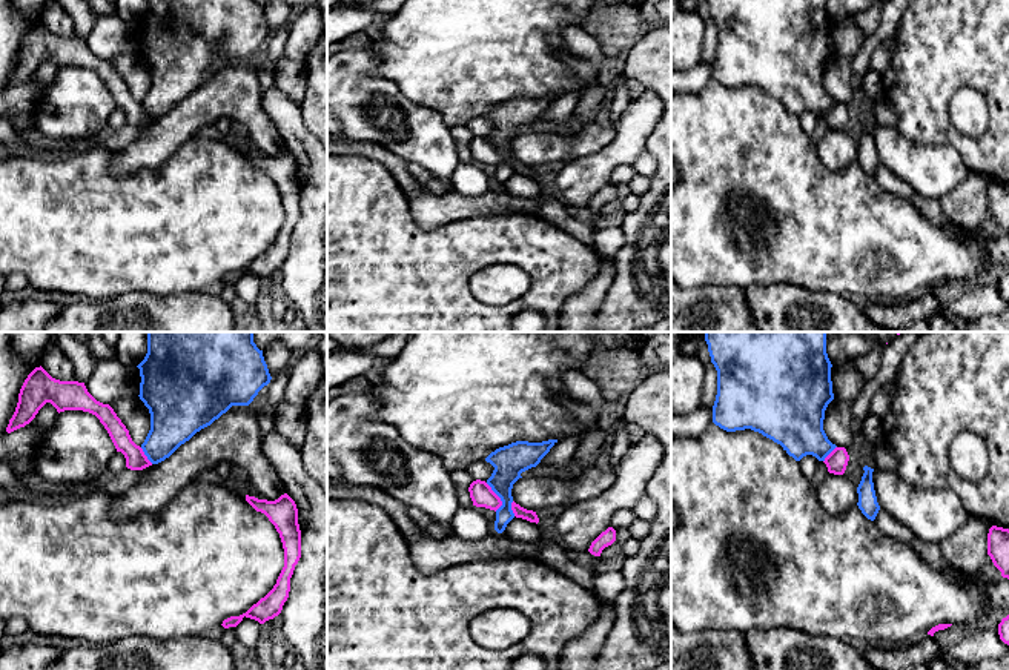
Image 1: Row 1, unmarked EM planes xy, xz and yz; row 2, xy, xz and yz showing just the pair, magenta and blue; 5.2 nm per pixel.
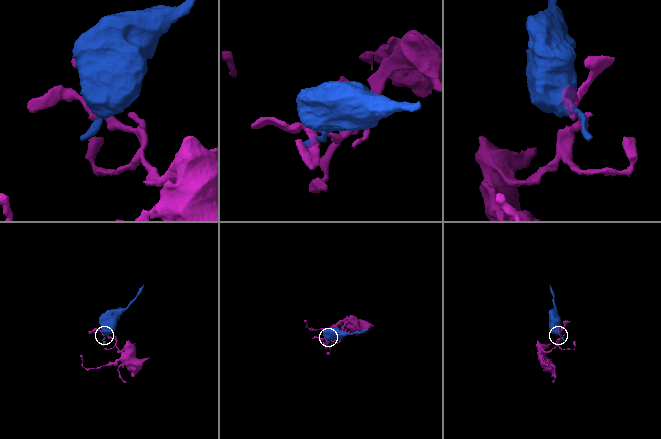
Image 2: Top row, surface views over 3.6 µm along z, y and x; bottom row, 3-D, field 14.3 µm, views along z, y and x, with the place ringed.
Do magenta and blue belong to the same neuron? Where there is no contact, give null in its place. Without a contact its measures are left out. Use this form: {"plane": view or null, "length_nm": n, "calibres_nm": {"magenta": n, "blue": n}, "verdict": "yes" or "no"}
{"plane": "xz", "length_nm": 160, "calibres_nm": {"magenta": 120, "blue": 170}, "verdict": "no"}

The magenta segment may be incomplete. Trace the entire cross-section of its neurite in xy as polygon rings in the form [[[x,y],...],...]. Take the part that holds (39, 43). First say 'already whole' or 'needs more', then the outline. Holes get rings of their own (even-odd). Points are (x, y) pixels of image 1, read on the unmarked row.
already whole | [[[41,22],[35,23],[25,35],[6,88],[11,89],[29,80],[46,58],[51,58],[58,69],[83,66],[95,71],[108,86],[117,108],[124,111],[127,124],[143,126],[152,121],[109,60],[97,57],[88,48],[84,38],[55,35]]]

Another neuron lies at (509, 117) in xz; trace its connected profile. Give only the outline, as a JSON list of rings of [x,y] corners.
[[[557,95],[542,98],[516,97],[496,104],[485,114],[495,123],[487,140],[502,157],[502,161],[496,166],[495,186],[498,189],[502,189],[514,174],[511,166],[513,140],[522,134],[522,128],[536,123],[556,98]]]

